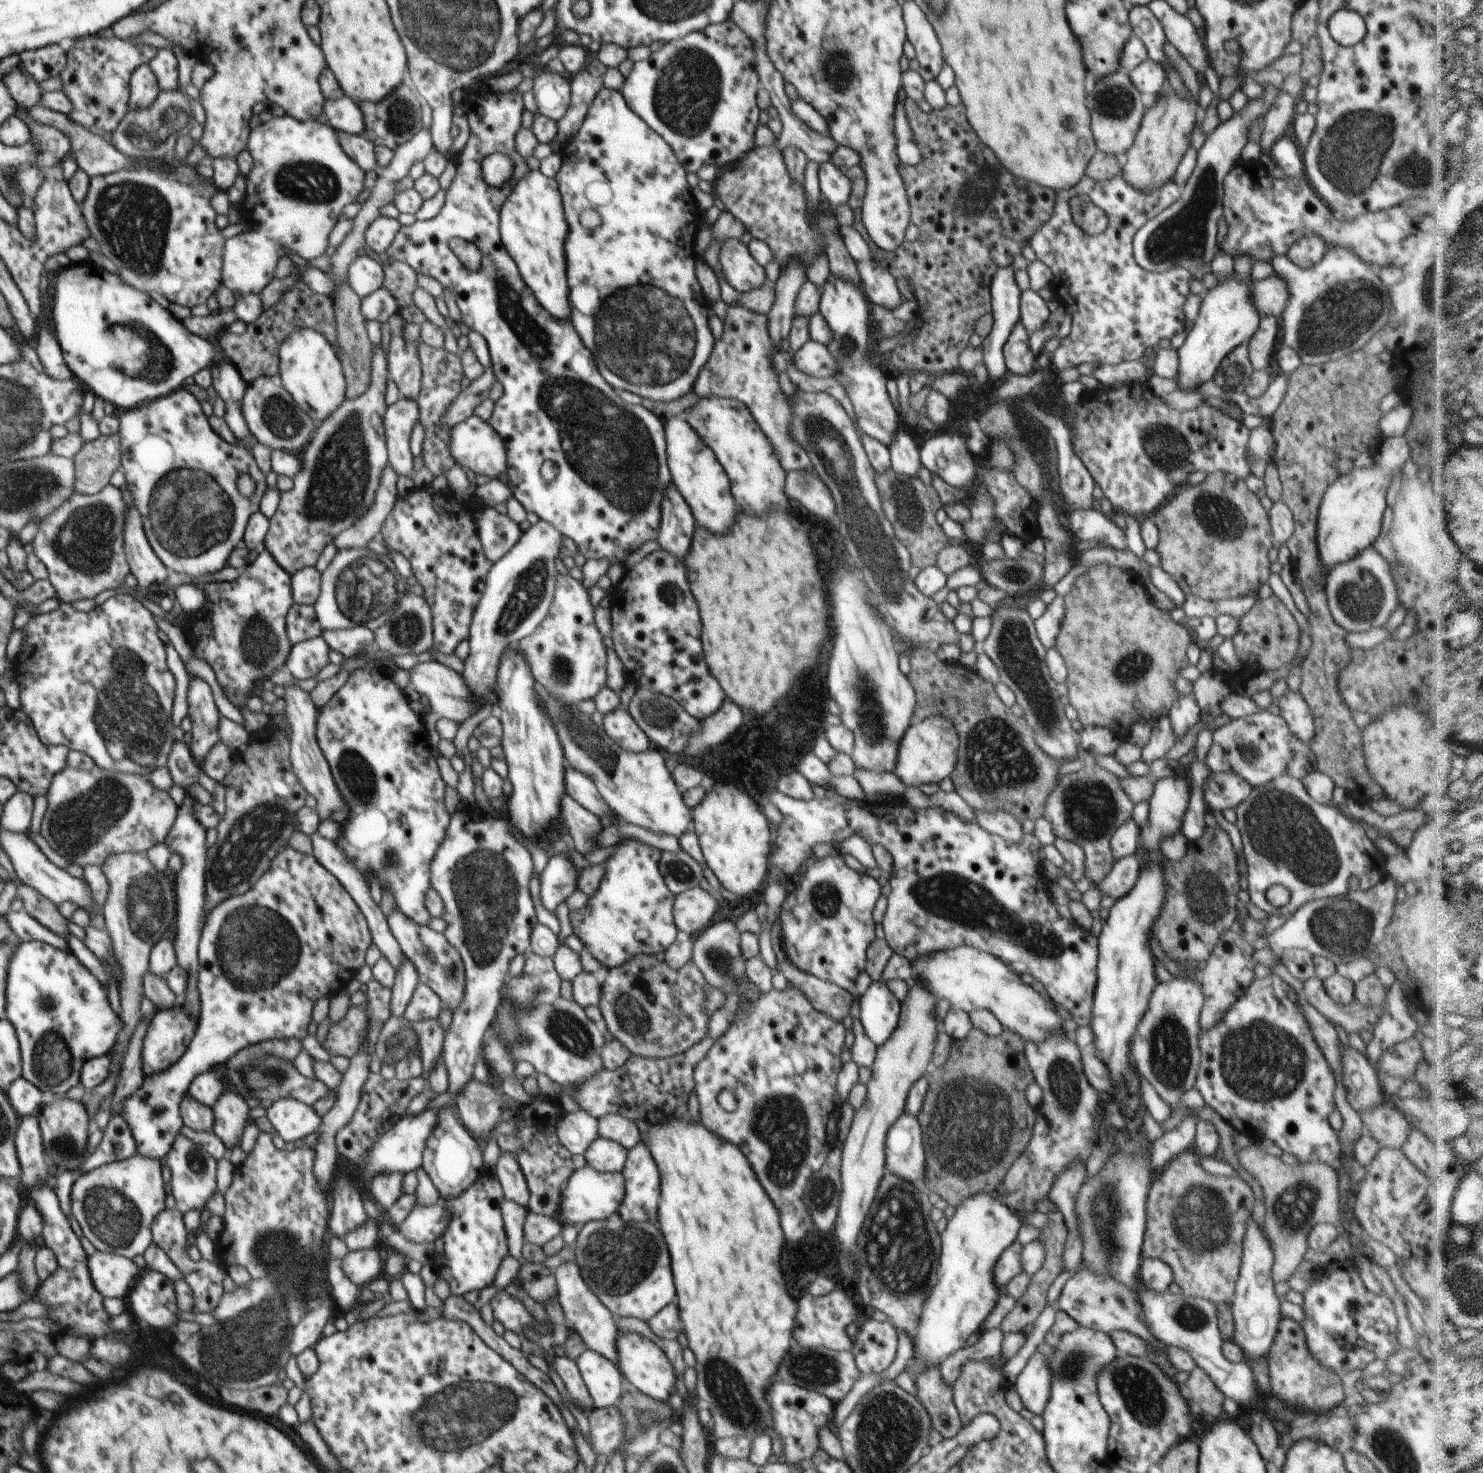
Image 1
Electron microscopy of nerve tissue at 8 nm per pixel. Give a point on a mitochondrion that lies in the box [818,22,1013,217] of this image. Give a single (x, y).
(838, 71)

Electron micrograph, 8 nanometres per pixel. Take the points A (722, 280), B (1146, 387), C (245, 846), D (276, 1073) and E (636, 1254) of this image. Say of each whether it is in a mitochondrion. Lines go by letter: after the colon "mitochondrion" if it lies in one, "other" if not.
A: other
B: other
C: mitochondrion
D: mitochondrion
E: mitochondrion

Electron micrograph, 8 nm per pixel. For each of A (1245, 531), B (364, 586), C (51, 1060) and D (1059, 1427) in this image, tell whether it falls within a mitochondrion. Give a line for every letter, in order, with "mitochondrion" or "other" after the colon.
A: mitochondrion
B: mitochondrion
C: mitochondrion
D: other

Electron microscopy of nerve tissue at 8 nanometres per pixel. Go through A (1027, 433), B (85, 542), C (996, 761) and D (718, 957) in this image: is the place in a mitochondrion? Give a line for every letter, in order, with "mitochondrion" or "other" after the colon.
A: other
B: mitochondrion
C: mitochondrion
D: mitochondrion

